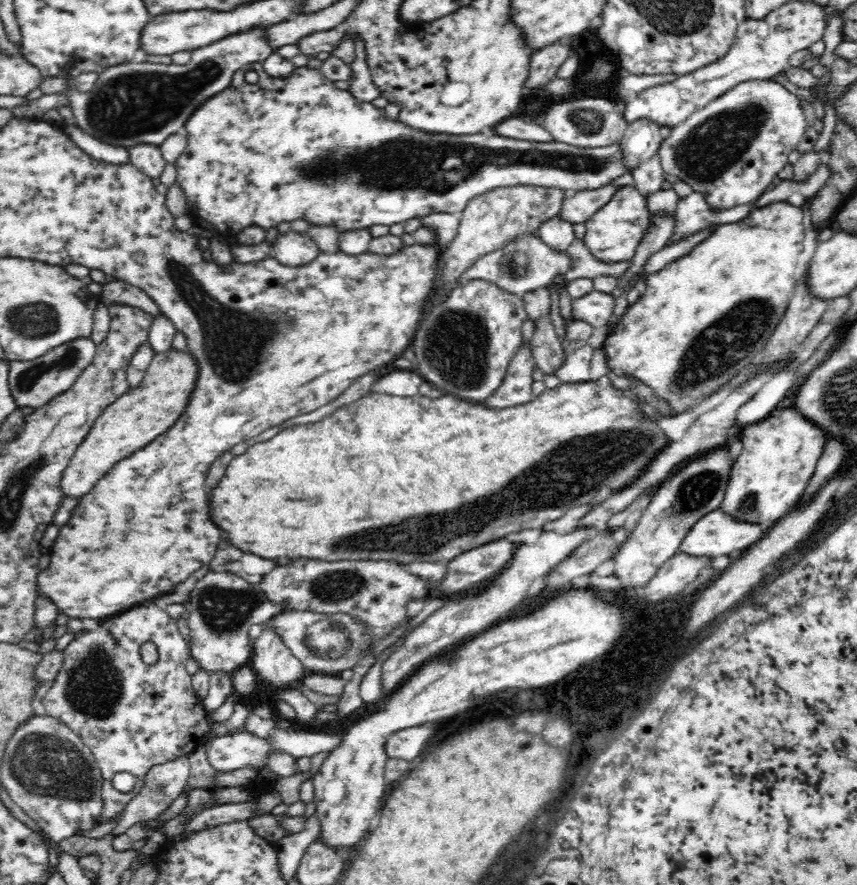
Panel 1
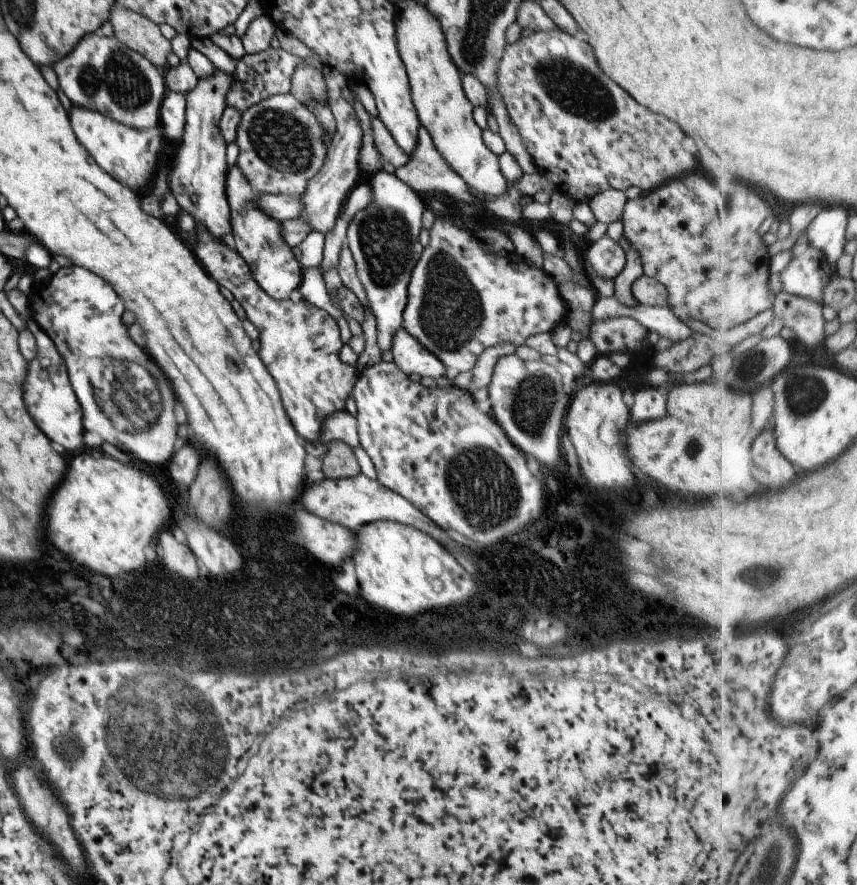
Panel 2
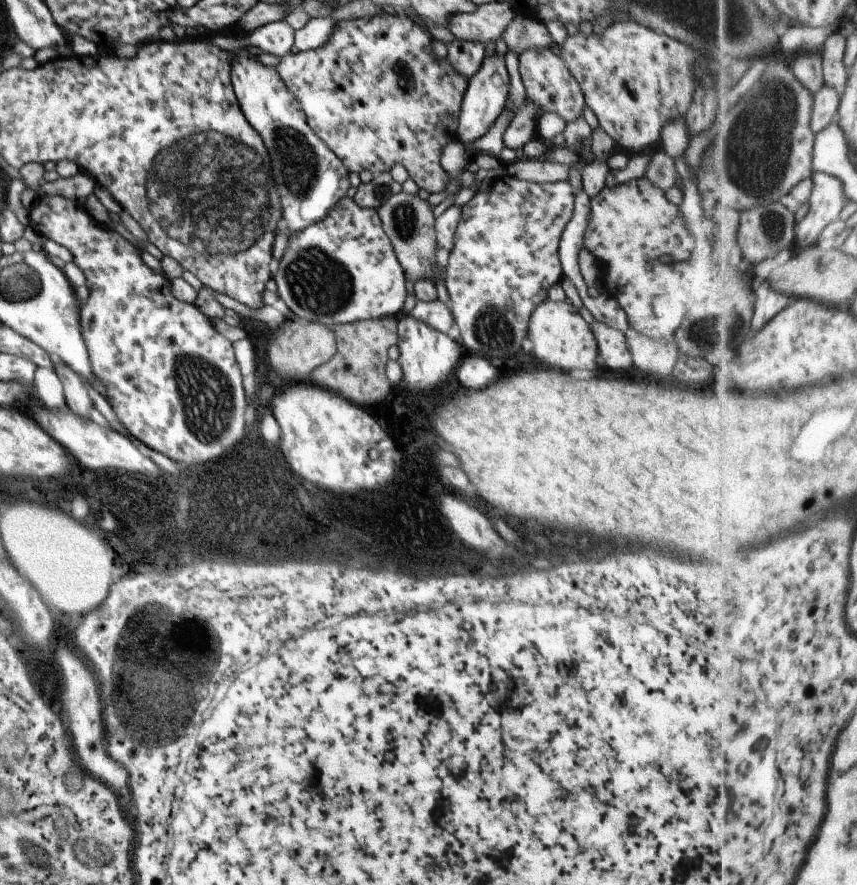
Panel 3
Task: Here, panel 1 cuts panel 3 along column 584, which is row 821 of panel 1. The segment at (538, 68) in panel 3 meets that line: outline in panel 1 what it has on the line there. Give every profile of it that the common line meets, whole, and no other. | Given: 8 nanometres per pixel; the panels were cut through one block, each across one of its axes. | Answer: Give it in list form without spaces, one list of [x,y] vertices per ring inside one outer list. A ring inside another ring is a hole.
[[[150,603],[141,604],[138,607],[100,621],[99,627],[95,631],[83,631],[77,637],[78,638],[76,638],[74,642],[70,642],[69,646],[66,648],[64,664],[55,678],[54,685],[50,688],[48,694],[42,698],[42,704],[44,704],[44,708],[46,708],[46,712],[48,712],[50,716],[56,718],[64,725],[67,725],[70,730],[73,730],[82,739],[82,742],[84,742],[86,746],[90,747],[103,776],[103,811],[101,816],[103,819],[101,822],[108,822],[110,818],[114,818],[116,814],[120,814],[120,812],[126,808],[126,805],[134,798],[136,792],[142,790],[147,772],[153,766],[161,765],[168,761],[174,761],[178,757],[189,755],[191,752],[201,747],[201,740],[204,734],[209,732],[212,722],[208,719],[208,713],[205,710],[203,700],[196,695],[196,691],[194,691],[192,687],[192,675],[186,671],[186,661],[188,660],[188,656],[191,655],[190,646],[188,642],[184,640],[184,636],[182,636],[178,629],[177,620],[172,619],[162,608]],[[148,642],[155,644],[156,649],[158,649],[158,660],[154,664],[147,664],[142,661],[140,649]],[[118,772],[130,772],[130,774],[136,776],[136,785],[131,793],[119,792],[112,785],[112,778],[114,778],[114,775],[118,774]]]

